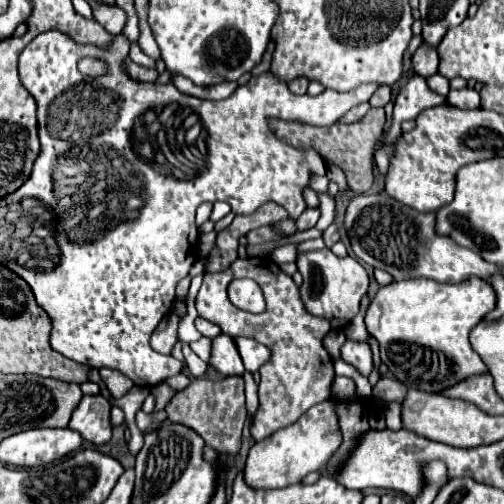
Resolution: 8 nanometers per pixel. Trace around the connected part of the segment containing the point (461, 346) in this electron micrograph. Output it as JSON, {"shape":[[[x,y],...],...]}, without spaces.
{"shape":[[[476,277],[458,285],[404,279],[380,287],[366,309],[364,323],[380,345],[382,363],[402,385],[408,389],[414,385],[424,393],[440,393],[474,373],[486,373],[486,365],[470,347],[468,335],[494,307],[496,293],[492,285]]]}

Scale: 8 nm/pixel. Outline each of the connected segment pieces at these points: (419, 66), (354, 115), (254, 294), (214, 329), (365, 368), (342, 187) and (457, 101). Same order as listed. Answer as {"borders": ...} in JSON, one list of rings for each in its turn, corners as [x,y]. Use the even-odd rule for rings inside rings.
{"borders":[[[[422,43],[414,53],[412,53],[412,69],[422,75],[422,77],[430,77],[436,73],[438,69],[438,53],[434,47]]],[[[362,103],[362,105],[358,105],[356,109],[350,109],[350,111],[340,118],[339,122],[346,124],[354,123],[358,121],[358,119],[362,119],[368,109],[370,109],[370,103]]],[[[236,279],[236,281],[232,281],[230,287],[228,287],[228,295],[230,295],[230,301],[238,309],[244,309],[248,313],[262,313],[264,311],[262,291],[250,279]]],[[[196,319],[196,329],[204,335],[204,337],[210,337],[210,339],[214,339],[216,335],[220,335],[220,329],[218,329],[218,325],[214,325],[214,323],[208,323],[206,319]]],[[[346,341],[340,349],[340,357],[342,361],[346,361],[348,365],[352,365],[360,375],[368,377],[372,373],[372,351],[368,347],[368,343],[356,343],[356,341]]],[[[335,165],[328,166],[326,176],[330,181],[336,182],[338,184],[339,186],[338,193],[341,193],[346,190],[347,188],[346,178],[343,171],[339,167]]],[[[470,87],[460,89],[460,91],[452,89],[448,93],[448,103],[458,109],[478,109],[480,107],[480,93]]]]}

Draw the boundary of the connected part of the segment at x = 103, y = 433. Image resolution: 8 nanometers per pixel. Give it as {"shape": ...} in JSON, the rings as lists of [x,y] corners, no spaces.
{"shape":[[[84,395],[80,405],[72,411],[68,427],[78,431],[86,441],[94,445],[104,445],[112,437],[110,425],[110,403],[102,395]]]}

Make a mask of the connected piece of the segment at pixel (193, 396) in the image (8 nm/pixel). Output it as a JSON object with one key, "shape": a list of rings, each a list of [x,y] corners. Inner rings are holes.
{"shape":[[[182,341],[176,343],[172,355],[182,361],[182,365],[184,365],[182,373],[190,379],[190,385],[184,391],[176,393],[174,399],[168,403],[168,407],[166,407],[168,419],[172,423],[180,423],[180,425],[200,433],[200,437],[206,443],[210,443],[210,447],[214,447],[220,455],[236,455],[240,449],[242,427],[248,417],[246,403],[244,403],[244,379],[242,377],[226,377],[222,381],[210,381],[210,379],[196,381],[196,377],[192,377],[186,367],[180,345],[182,345]]]}

